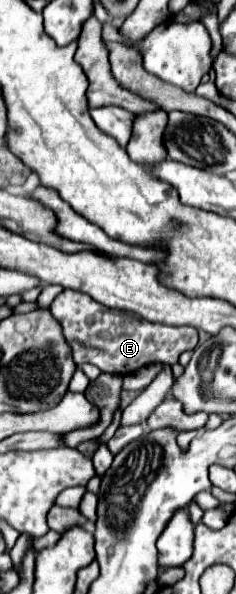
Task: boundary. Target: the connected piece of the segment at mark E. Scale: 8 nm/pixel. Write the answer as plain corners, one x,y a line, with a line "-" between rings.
63,289
51,303
49,311
63,329
63,335
73,351
73,361
77,365
97,365
103,373
127,375
149,363
173,365
179,361
179,355
183,351
197,347
195,327
171,327
163,323
151,323
125,311
107,309
105,305
99,305
93,297
87,297
85,293
73,289

